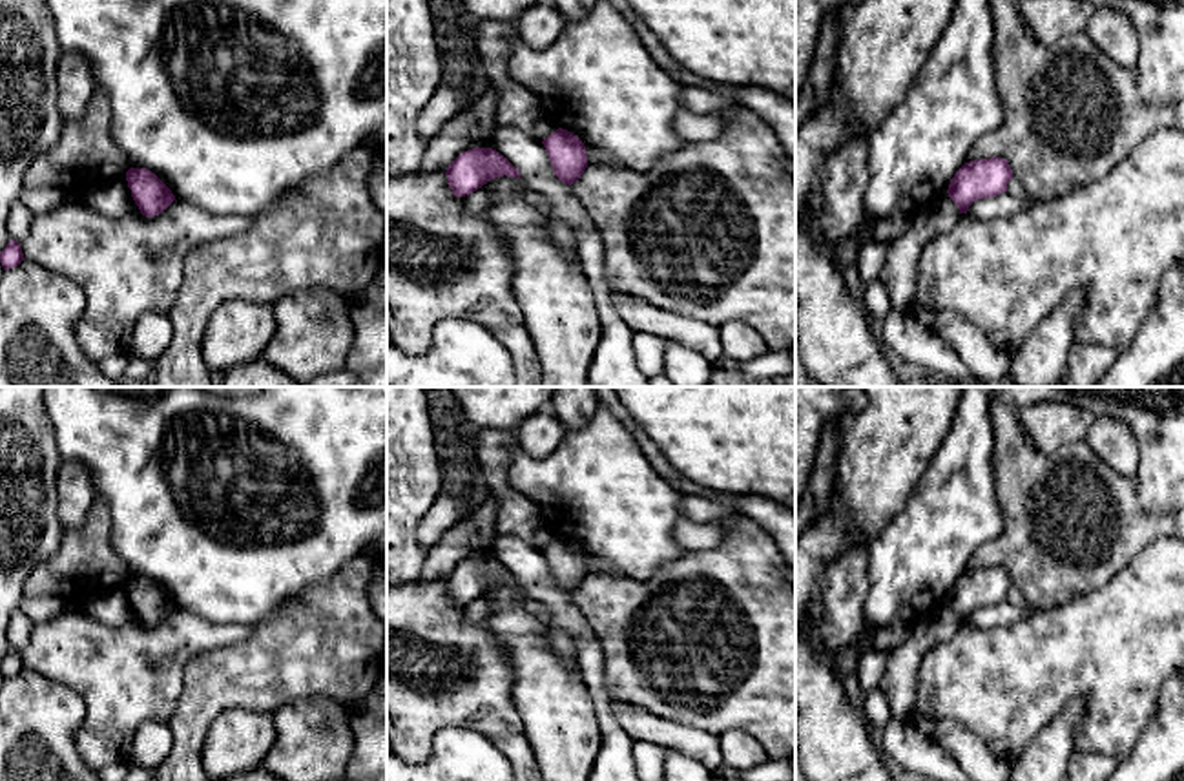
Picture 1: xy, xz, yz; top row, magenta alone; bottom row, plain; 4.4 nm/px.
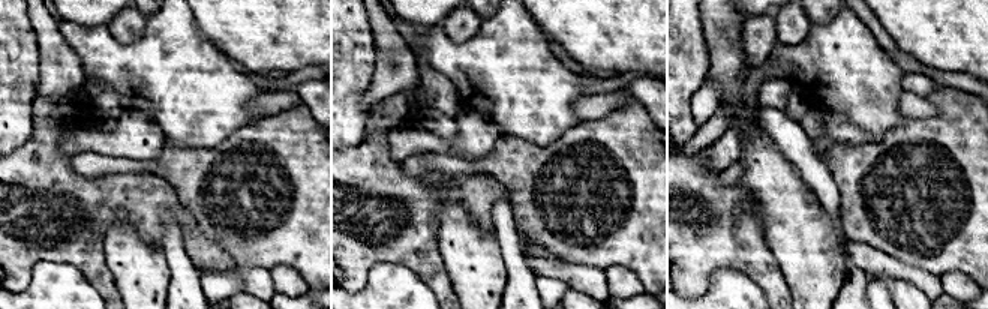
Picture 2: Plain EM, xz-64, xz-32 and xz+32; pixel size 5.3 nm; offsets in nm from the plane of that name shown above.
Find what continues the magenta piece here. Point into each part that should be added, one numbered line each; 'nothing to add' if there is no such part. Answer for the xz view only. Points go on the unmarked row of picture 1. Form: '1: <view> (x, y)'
nothing to add

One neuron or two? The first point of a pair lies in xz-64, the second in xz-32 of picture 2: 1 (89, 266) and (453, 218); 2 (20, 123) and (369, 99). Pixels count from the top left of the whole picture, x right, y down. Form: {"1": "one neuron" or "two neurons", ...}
{"1": "two neurons", "2": "two neurons"}

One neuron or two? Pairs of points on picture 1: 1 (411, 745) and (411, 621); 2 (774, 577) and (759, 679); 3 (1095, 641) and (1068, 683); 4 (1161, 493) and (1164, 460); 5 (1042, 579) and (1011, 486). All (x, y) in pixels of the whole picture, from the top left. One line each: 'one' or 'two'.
1: one
2: one
3: one
4: one
5: one

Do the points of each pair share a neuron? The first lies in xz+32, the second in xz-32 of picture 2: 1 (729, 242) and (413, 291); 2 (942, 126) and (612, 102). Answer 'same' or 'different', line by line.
1: different
2: different

